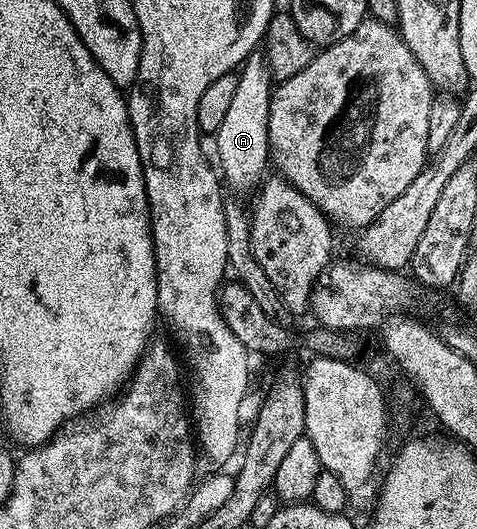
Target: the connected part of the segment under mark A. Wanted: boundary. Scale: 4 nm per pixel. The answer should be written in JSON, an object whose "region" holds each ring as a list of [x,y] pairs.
{"region":[[[256,52],[249,55],[242,66],[238,67],[237,89],[233,91],[233,100],[225,111],[225,120],[213,136],[215,150],[219,153],[217,170],[228,191],[236,195],[250,195],[258,191],[268,177],[271,145],[269,144],[269,104],[273,79],[266,57]]]}

